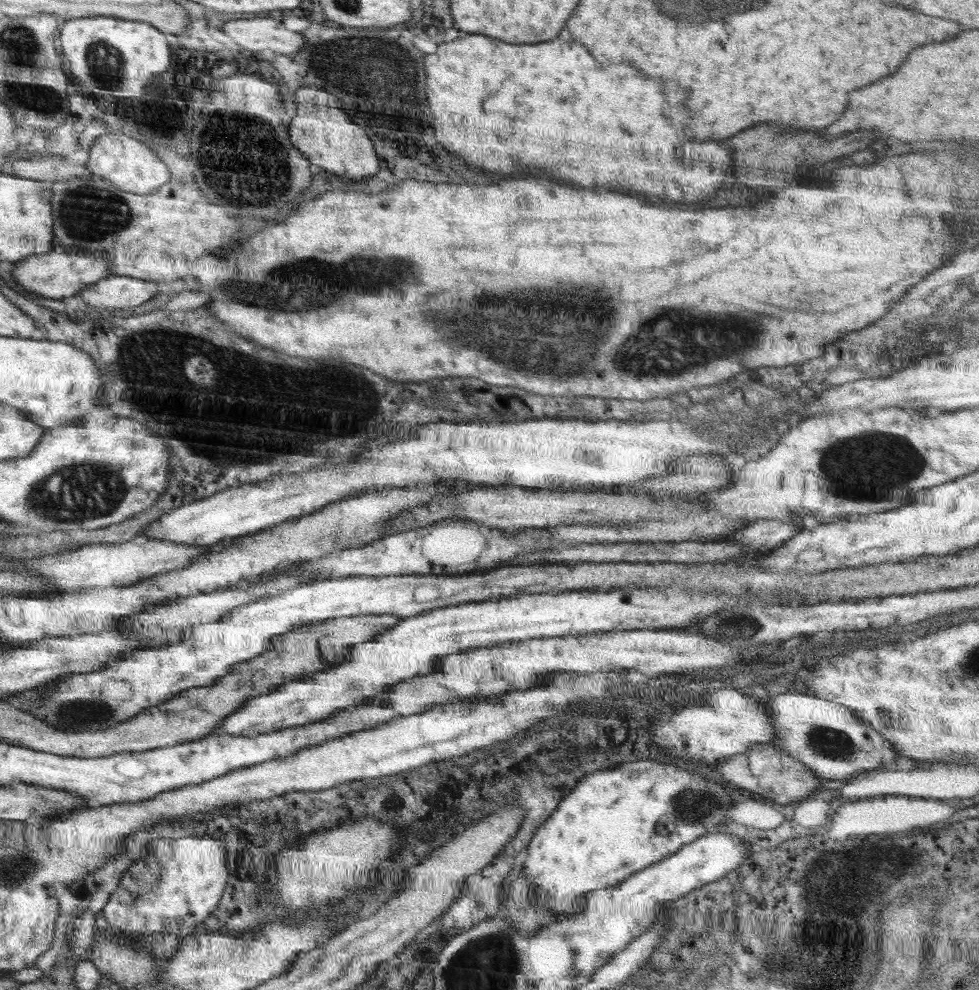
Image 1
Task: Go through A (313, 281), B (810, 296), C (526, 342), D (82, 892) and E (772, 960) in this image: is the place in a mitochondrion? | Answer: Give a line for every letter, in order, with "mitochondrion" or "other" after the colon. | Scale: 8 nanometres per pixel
A: mitochondrion
B: mitochondrion
C: mitochondrion
D: other
E: mitochondrion

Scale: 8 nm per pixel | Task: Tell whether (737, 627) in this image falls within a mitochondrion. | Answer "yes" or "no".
yes

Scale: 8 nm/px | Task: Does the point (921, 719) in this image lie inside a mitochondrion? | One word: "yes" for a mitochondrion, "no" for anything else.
no

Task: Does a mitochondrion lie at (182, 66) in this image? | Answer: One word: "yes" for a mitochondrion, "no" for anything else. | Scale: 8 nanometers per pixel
no

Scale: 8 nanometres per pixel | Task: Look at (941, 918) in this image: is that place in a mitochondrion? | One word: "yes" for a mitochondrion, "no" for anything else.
no

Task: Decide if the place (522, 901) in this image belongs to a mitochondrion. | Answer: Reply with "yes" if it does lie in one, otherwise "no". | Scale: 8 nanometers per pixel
yes

